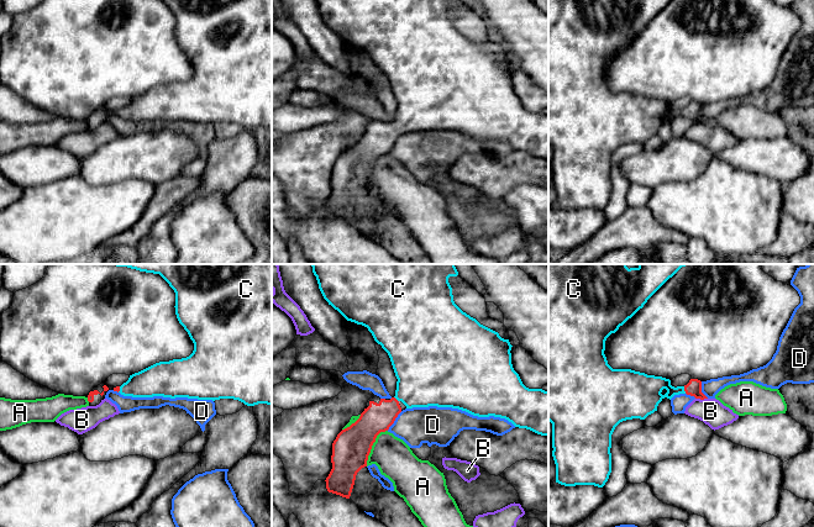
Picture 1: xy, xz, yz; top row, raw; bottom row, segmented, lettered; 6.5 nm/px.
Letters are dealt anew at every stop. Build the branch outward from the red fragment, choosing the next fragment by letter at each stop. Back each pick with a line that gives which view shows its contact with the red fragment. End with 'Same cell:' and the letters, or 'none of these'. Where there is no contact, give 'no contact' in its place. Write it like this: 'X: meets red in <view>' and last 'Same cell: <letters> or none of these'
C: meets red in yz
Same cell: C

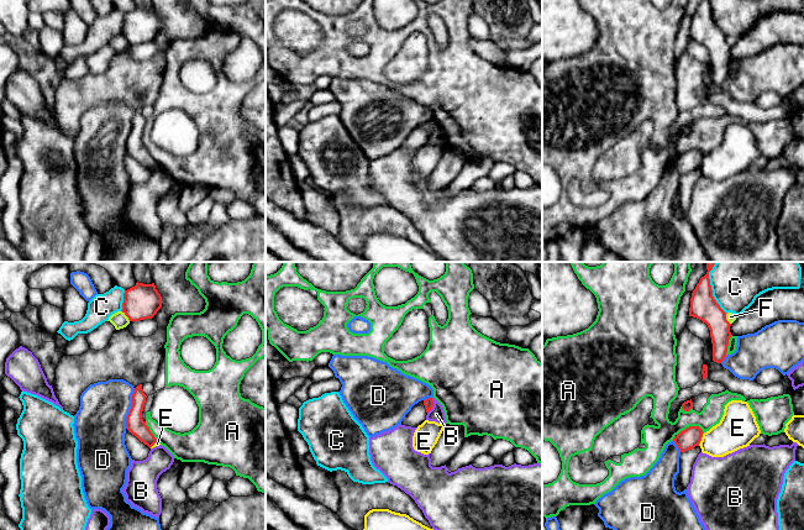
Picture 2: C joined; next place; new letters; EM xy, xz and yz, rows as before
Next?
Same cell: none of these

